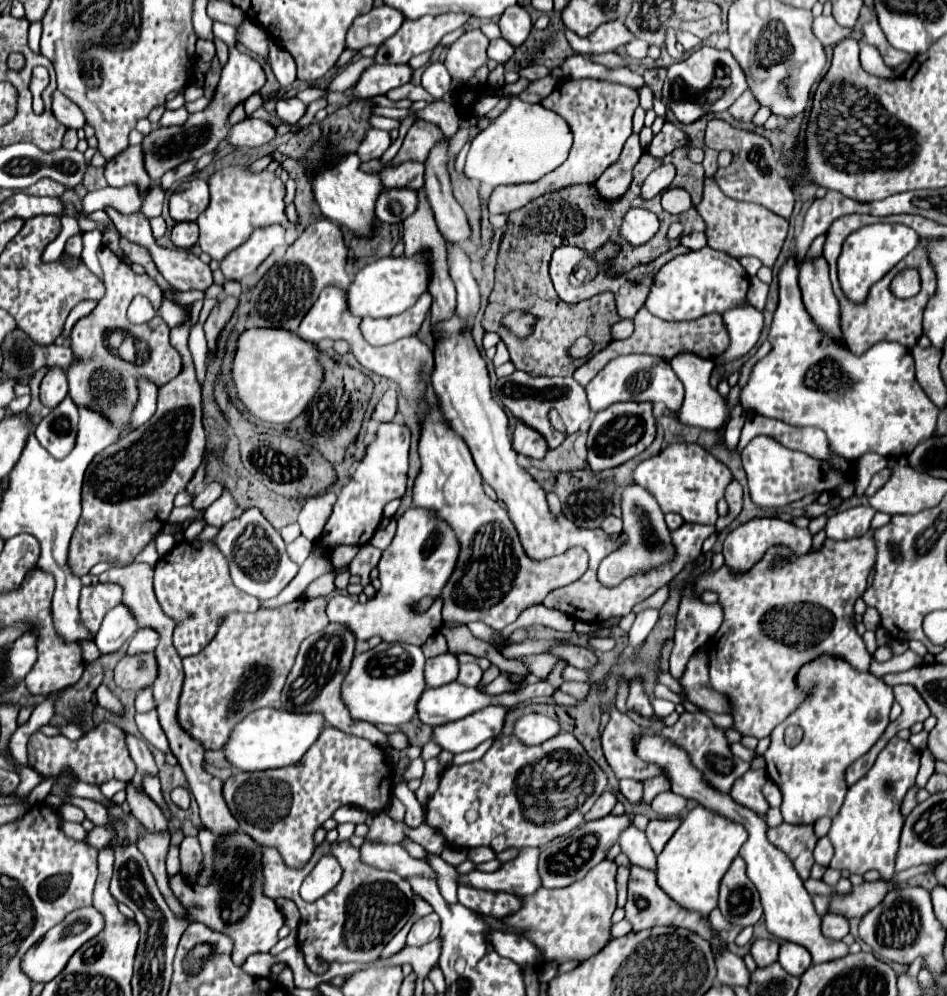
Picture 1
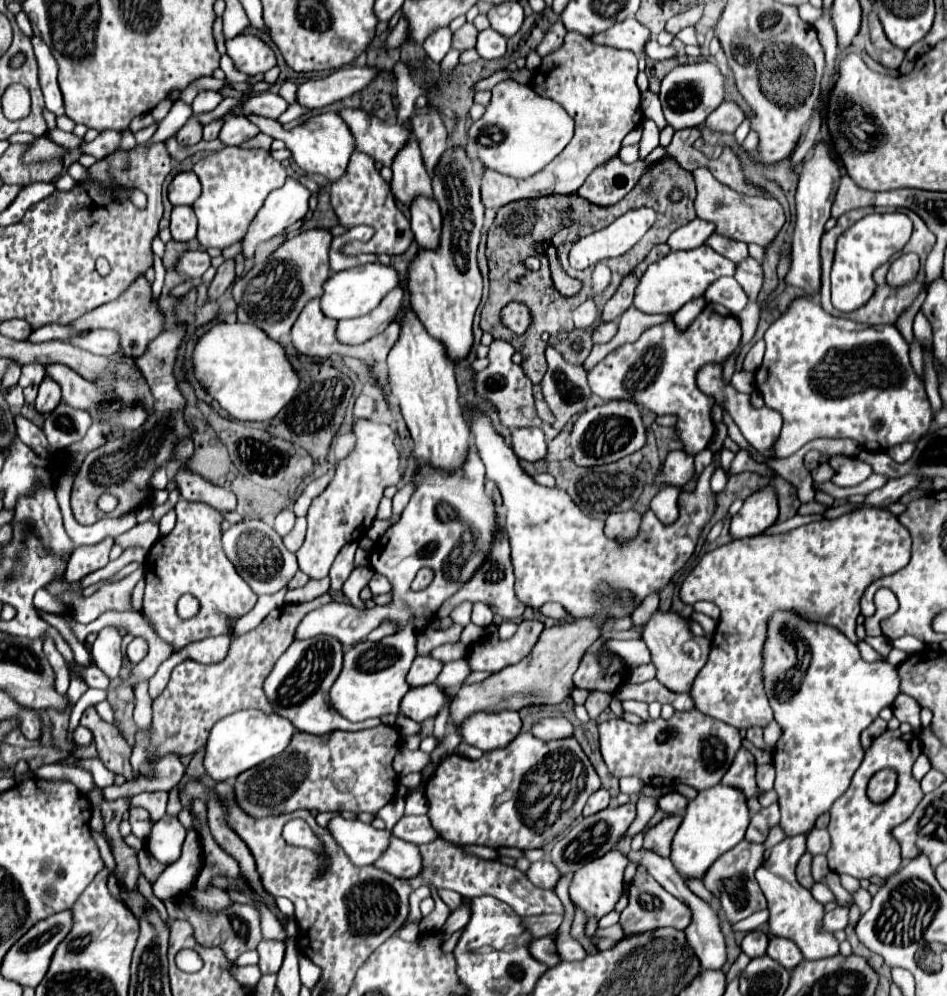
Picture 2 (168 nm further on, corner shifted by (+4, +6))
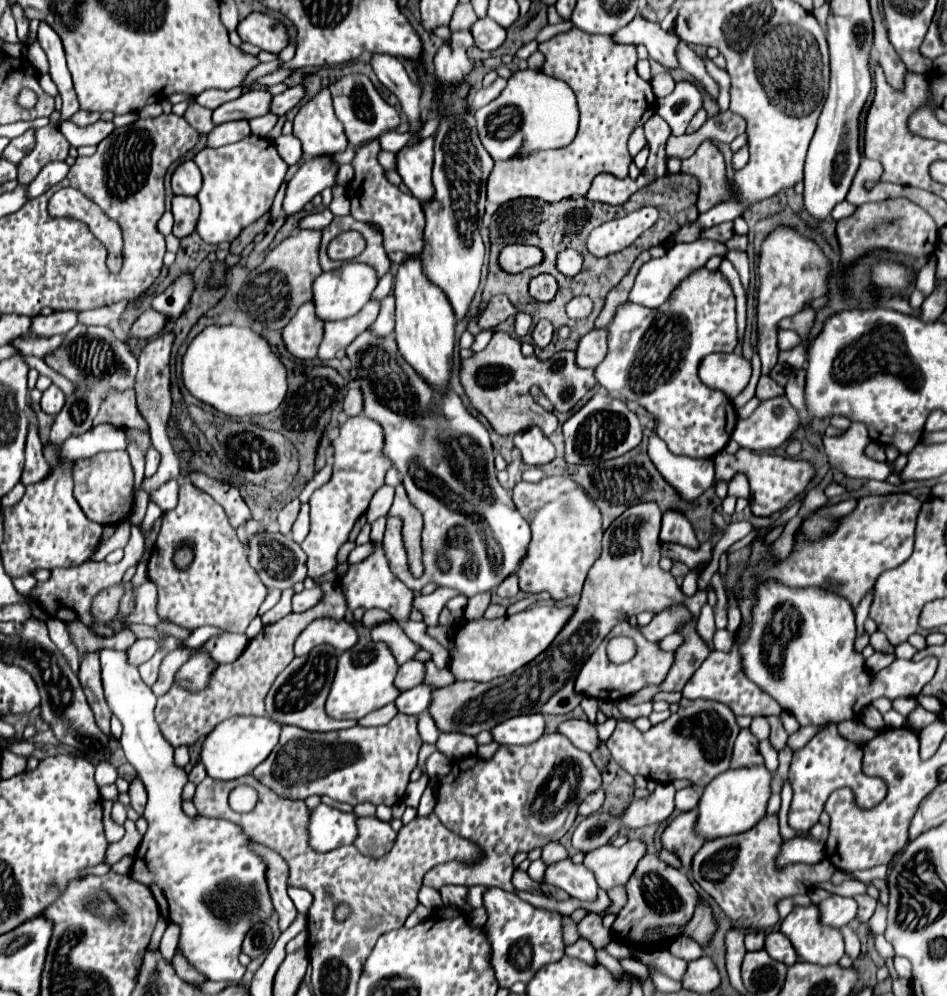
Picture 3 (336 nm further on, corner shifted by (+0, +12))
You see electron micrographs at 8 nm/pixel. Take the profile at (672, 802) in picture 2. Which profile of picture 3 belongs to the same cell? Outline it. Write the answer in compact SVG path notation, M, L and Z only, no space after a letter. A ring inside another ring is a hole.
M688 786L688 788L682 788L676 792L676 808L680 812L688 812L688 810L694 810L696 804L700 802L700 788L694 788L694 786Z

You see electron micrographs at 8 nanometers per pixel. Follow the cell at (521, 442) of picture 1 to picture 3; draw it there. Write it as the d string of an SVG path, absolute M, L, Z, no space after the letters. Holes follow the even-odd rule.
M530 428L514 436L514 446L522 452L522 460L528 466L550 464L556 456L552 442L542 434L540 428Z

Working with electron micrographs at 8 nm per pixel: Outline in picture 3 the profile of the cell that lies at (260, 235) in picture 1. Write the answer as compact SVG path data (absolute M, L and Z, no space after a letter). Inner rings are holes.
M332 156L306 158L306 162L298 168L294 178L288 184L284 198L284 214L300 212L316 194L324 188L336 186L338 164L332 162Z

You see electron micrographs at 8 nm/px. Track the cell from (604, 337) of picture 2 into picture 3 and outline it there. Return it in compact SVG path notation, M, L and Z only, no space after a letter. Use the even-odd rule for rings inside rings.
M606 330L588 332L576 348L576 364L580 368L596 370L604 356L606 356Z

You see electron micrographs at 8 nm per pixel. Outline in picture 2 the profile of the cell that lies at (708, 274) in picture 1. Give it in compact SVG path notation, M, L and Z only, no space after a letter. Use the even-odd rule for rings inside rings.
M702 244L694 250L676 250L658 262L650 264L634 294L634 306L646 314L676 314L686 302L702 298L712 282L722 276L734 276L736 264L728 258L716 254L708 244Z

